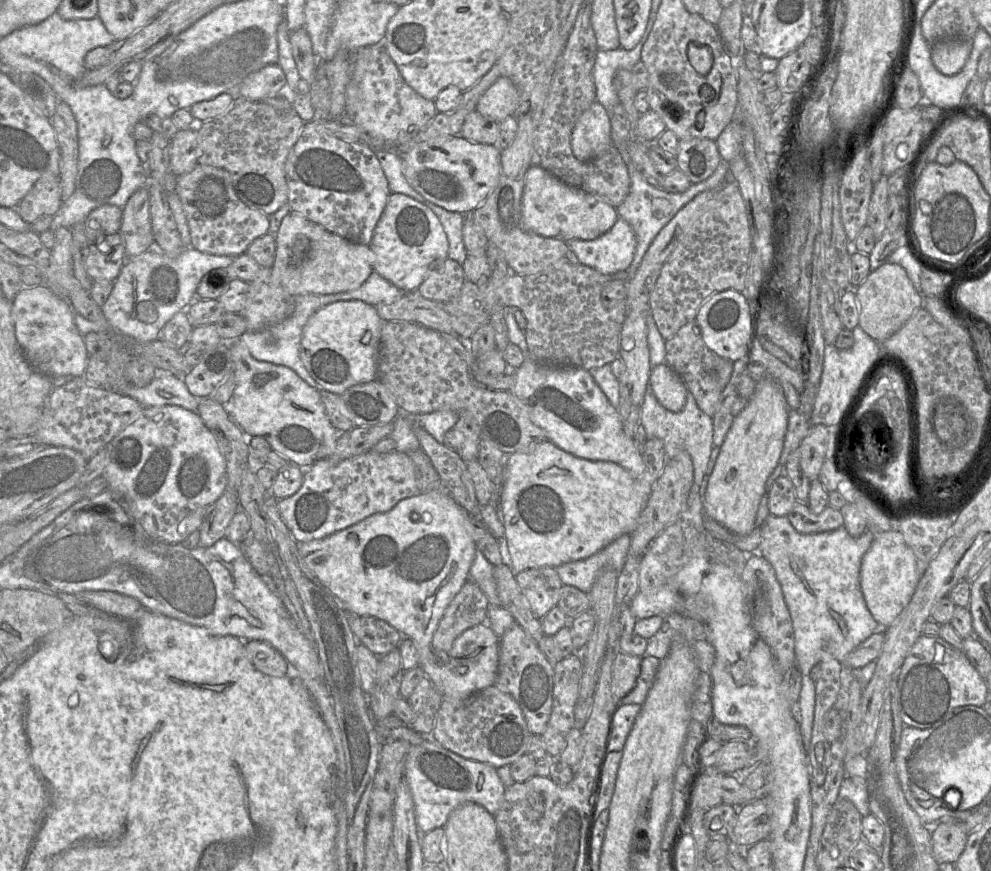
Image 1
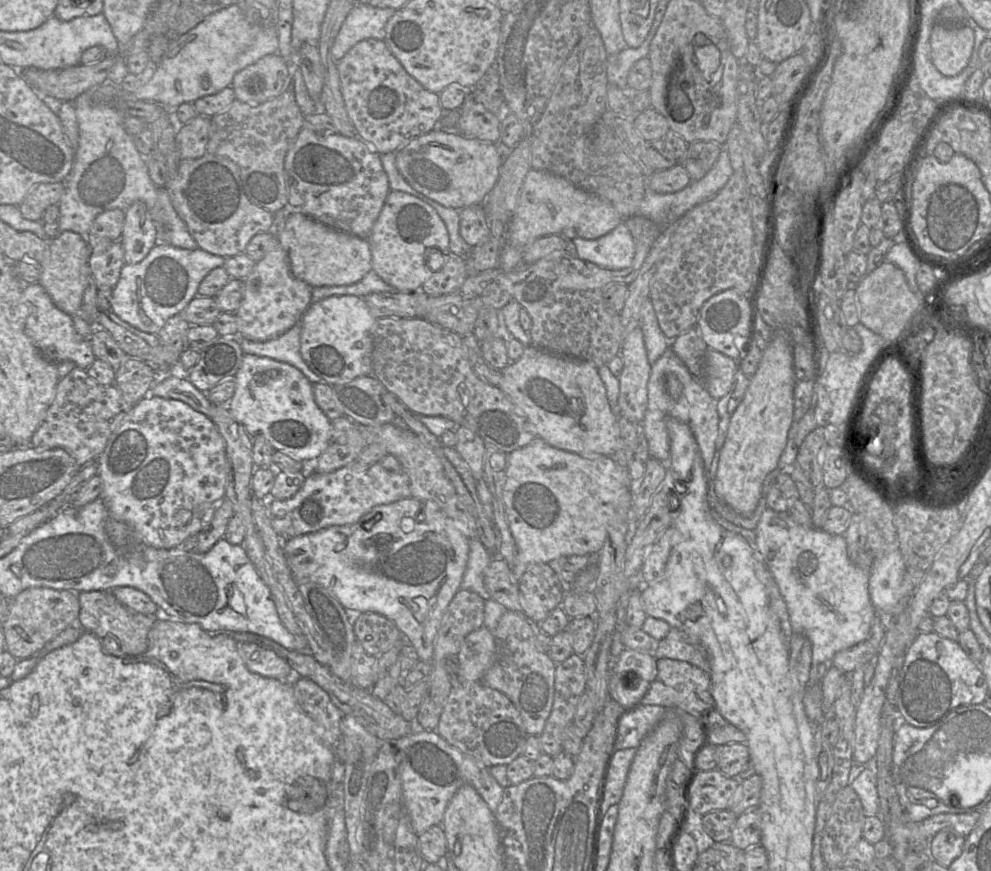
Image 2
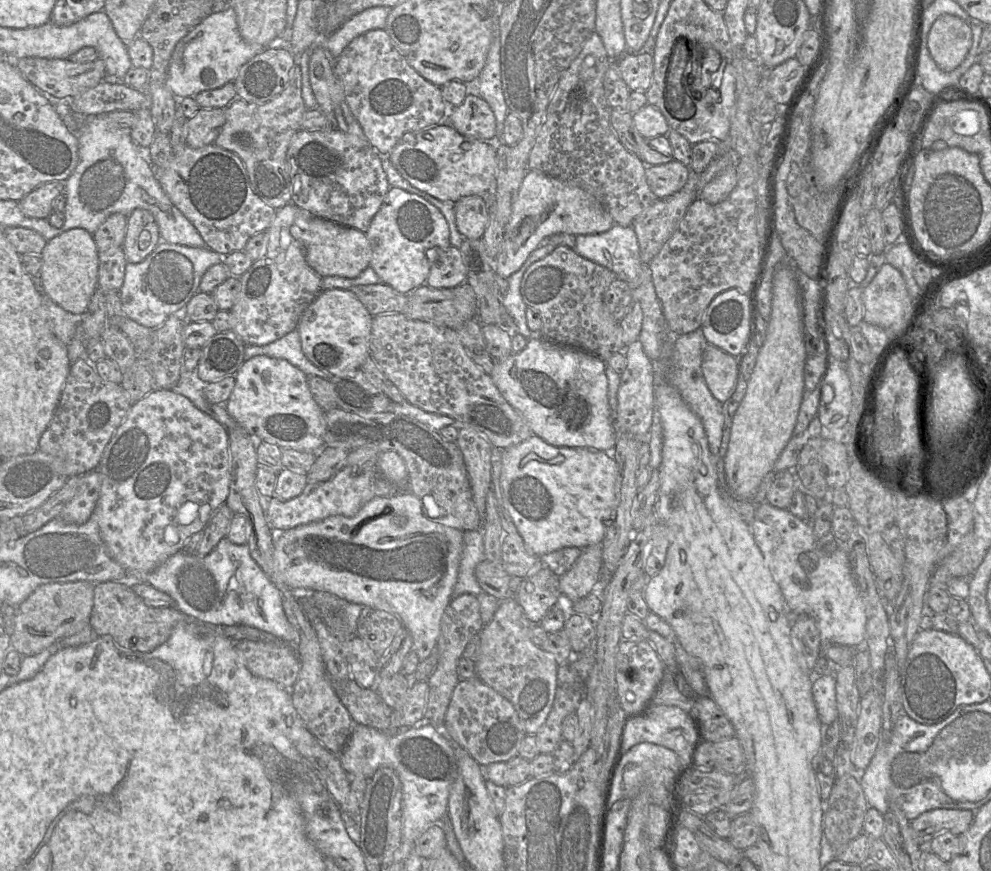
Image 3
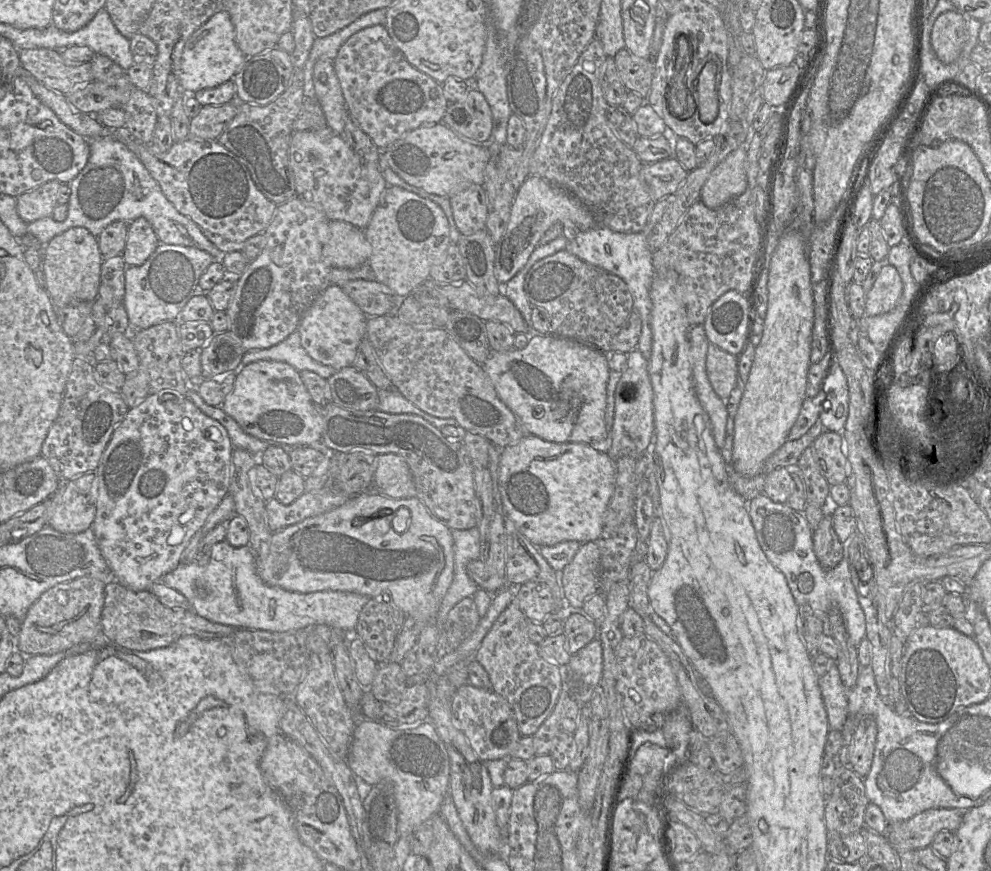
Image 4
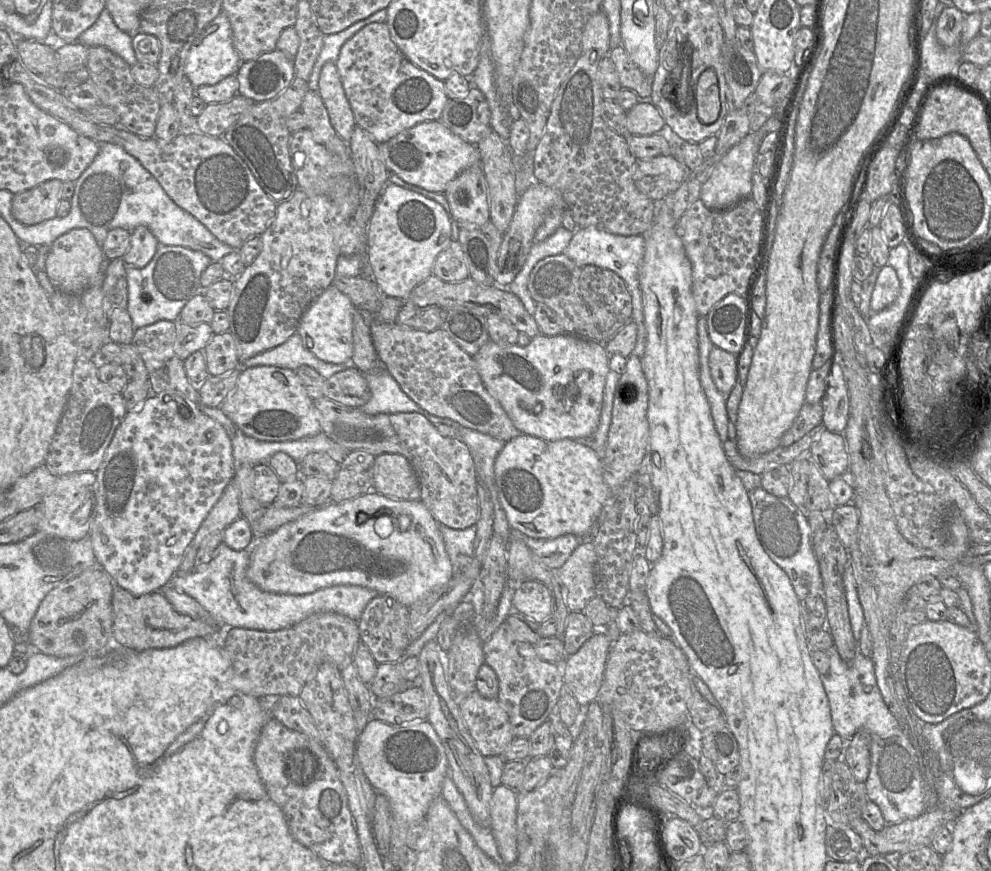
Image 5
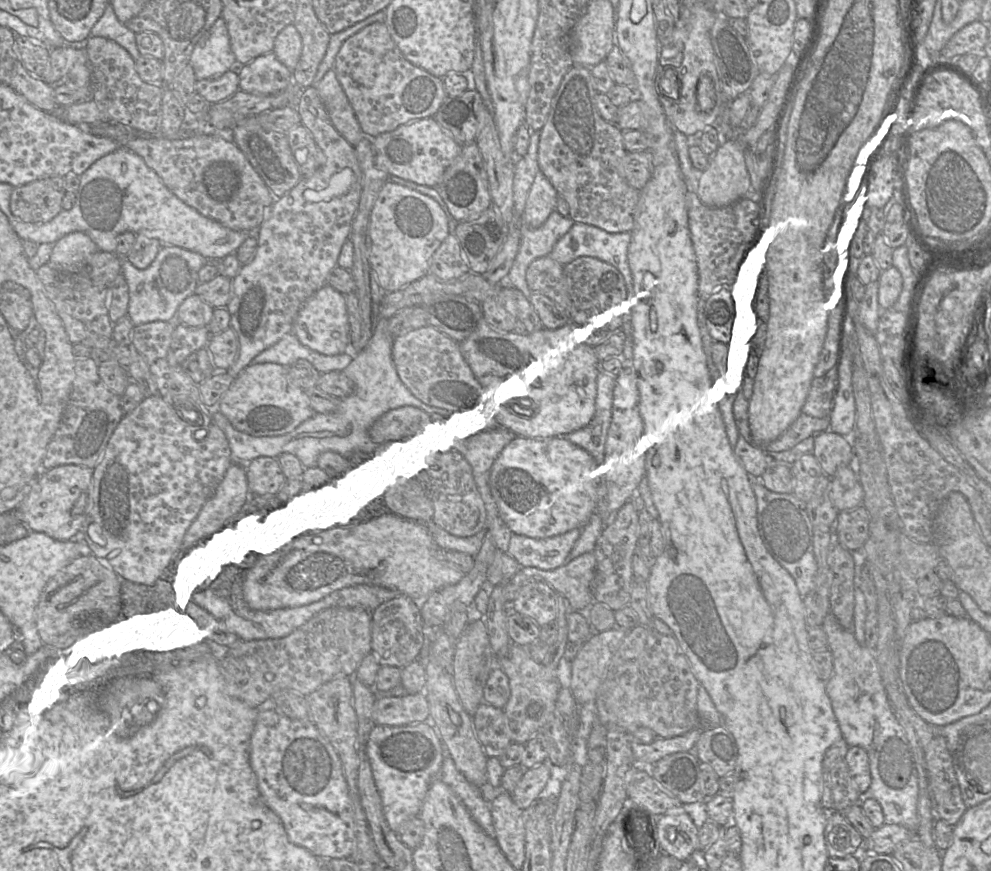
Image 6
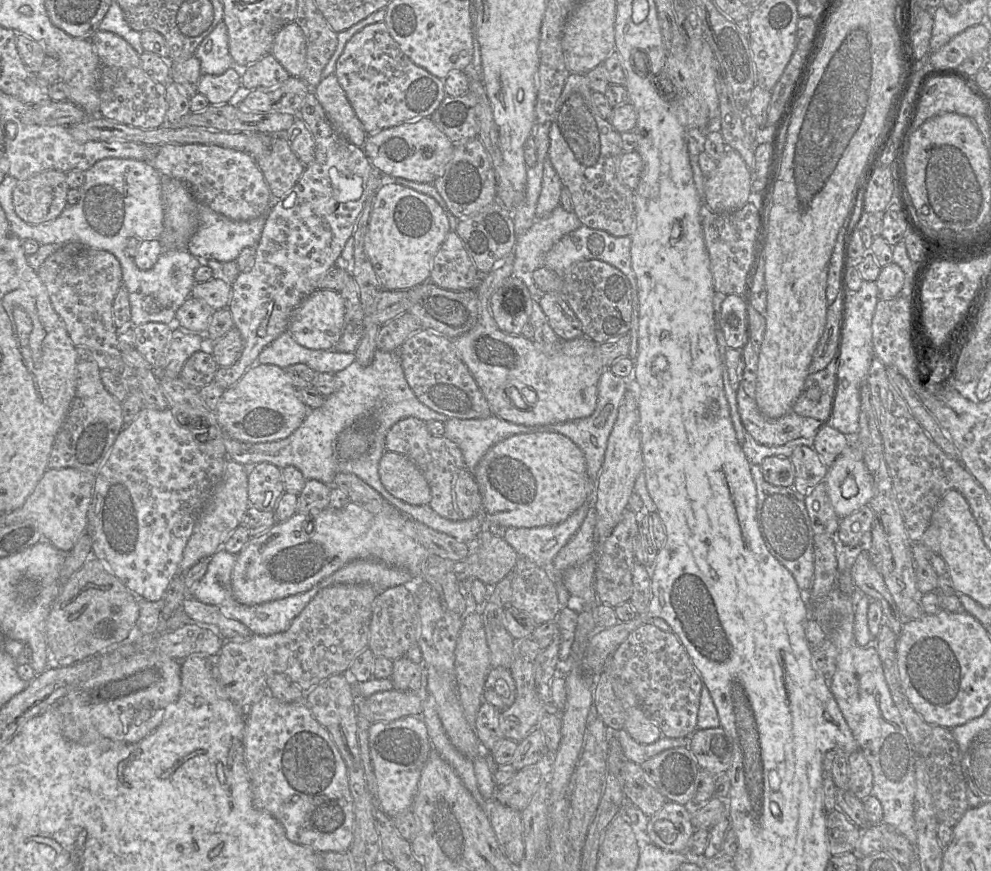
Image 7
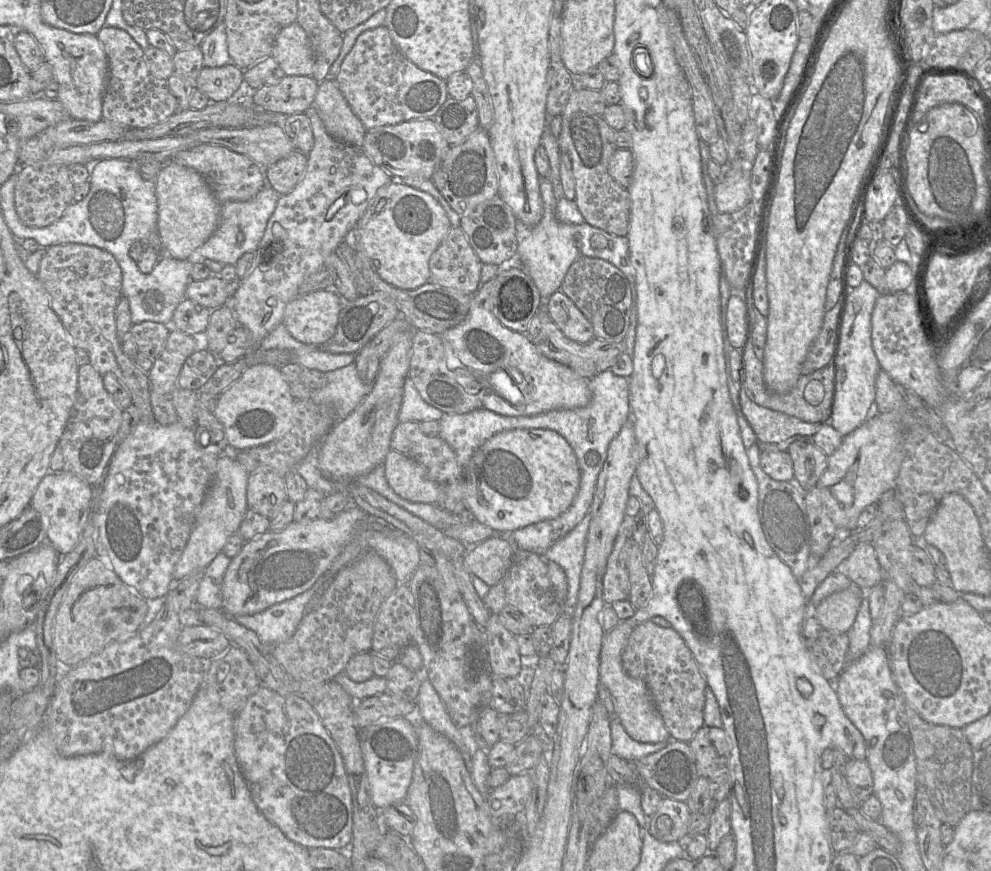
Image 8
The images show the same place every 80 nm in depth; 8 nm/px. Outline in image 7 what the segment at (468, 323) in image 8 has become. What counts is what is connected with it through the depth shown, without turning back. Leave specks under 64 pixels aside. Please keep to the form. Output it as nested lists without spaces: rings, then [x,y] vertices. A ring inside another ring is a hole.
[[[514,252],[505,255],[501,262],[475,288],[479,300],[477,324],[469,332],[453,340],[461,359],[485,396],[492,414],[505,421],[533,427],[553,425],[591,416],[596,409],[598,384],[602,373],[595,366],[595,346],[597,345],[595,342],[585,336],[581,336],[563,342],[563,348],[558,355],[546,355],[533,340],[529,340],[522,335],[506,334],[495,323],[490,311],[491,296],[501,285],[502,281],[512,275],[513,266]],[[510,387],[515,387],[519,393],[520,389],[524,387],[533,389],[537,394],[536,403],[525,410],[518,408],[508,396]]]

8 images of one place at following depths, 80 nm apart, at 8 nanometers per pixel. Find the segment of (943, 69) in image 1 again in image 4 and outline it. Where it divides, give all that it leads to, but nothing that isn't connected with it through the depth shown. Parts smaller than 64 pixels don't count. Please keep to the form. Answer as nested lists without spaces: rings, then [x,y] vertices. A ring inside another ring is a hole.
[[[946,11],[939,15],[931,31],[931,44],[944,64],[954,62],[967,39],[967,17],[961,12]]]

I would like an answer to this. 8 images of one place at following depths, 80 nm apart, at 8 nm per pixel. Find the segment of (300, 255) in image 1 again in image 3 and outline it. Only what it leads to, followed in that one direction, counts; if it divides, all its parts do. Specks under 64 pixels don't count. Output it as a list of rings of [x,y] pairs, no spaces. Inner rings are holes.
[[[299,211],[290,232],[302,243],[309,266],[323,278],[327,276],[355,278],[370,265],[372,257],[370,242],[366,233],[356,228]]]

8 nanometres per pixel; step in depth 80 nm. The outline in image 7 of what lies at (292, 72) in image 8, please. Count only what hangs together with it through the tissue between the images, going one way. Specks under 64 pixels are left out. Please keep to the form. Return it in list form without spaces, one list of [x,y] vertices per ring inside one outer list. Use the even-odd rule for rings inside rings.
[[[290,22],[278,31],[271,53],[290,76],[301,77],[306,67],[306,40],[296,22]]]

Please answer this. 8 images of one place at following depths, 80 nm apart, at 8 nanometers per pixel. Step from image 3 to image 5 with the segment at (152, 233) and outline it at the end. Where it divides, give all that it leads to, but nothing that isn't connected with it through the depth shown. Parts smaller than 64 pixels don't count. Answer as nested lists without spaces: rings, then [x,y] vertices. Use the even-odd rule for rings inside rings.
[[[143,225],[131,230],[130,246],[122,260],[126,266],[145,267],[155,255],[159,242],[152,232]]]

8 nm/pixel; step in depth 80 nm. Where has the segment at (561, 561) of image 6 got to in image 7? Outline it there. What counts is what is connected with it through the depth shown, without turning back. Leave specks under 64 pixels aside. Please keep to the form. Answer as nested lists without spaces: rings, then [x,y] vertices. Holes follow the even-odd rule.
[[[589,499],[563,522],[533,528],[507,528],[504,539],[517,554],[538,566],[551,567],[557,553],[581,527],[592,499]]]

